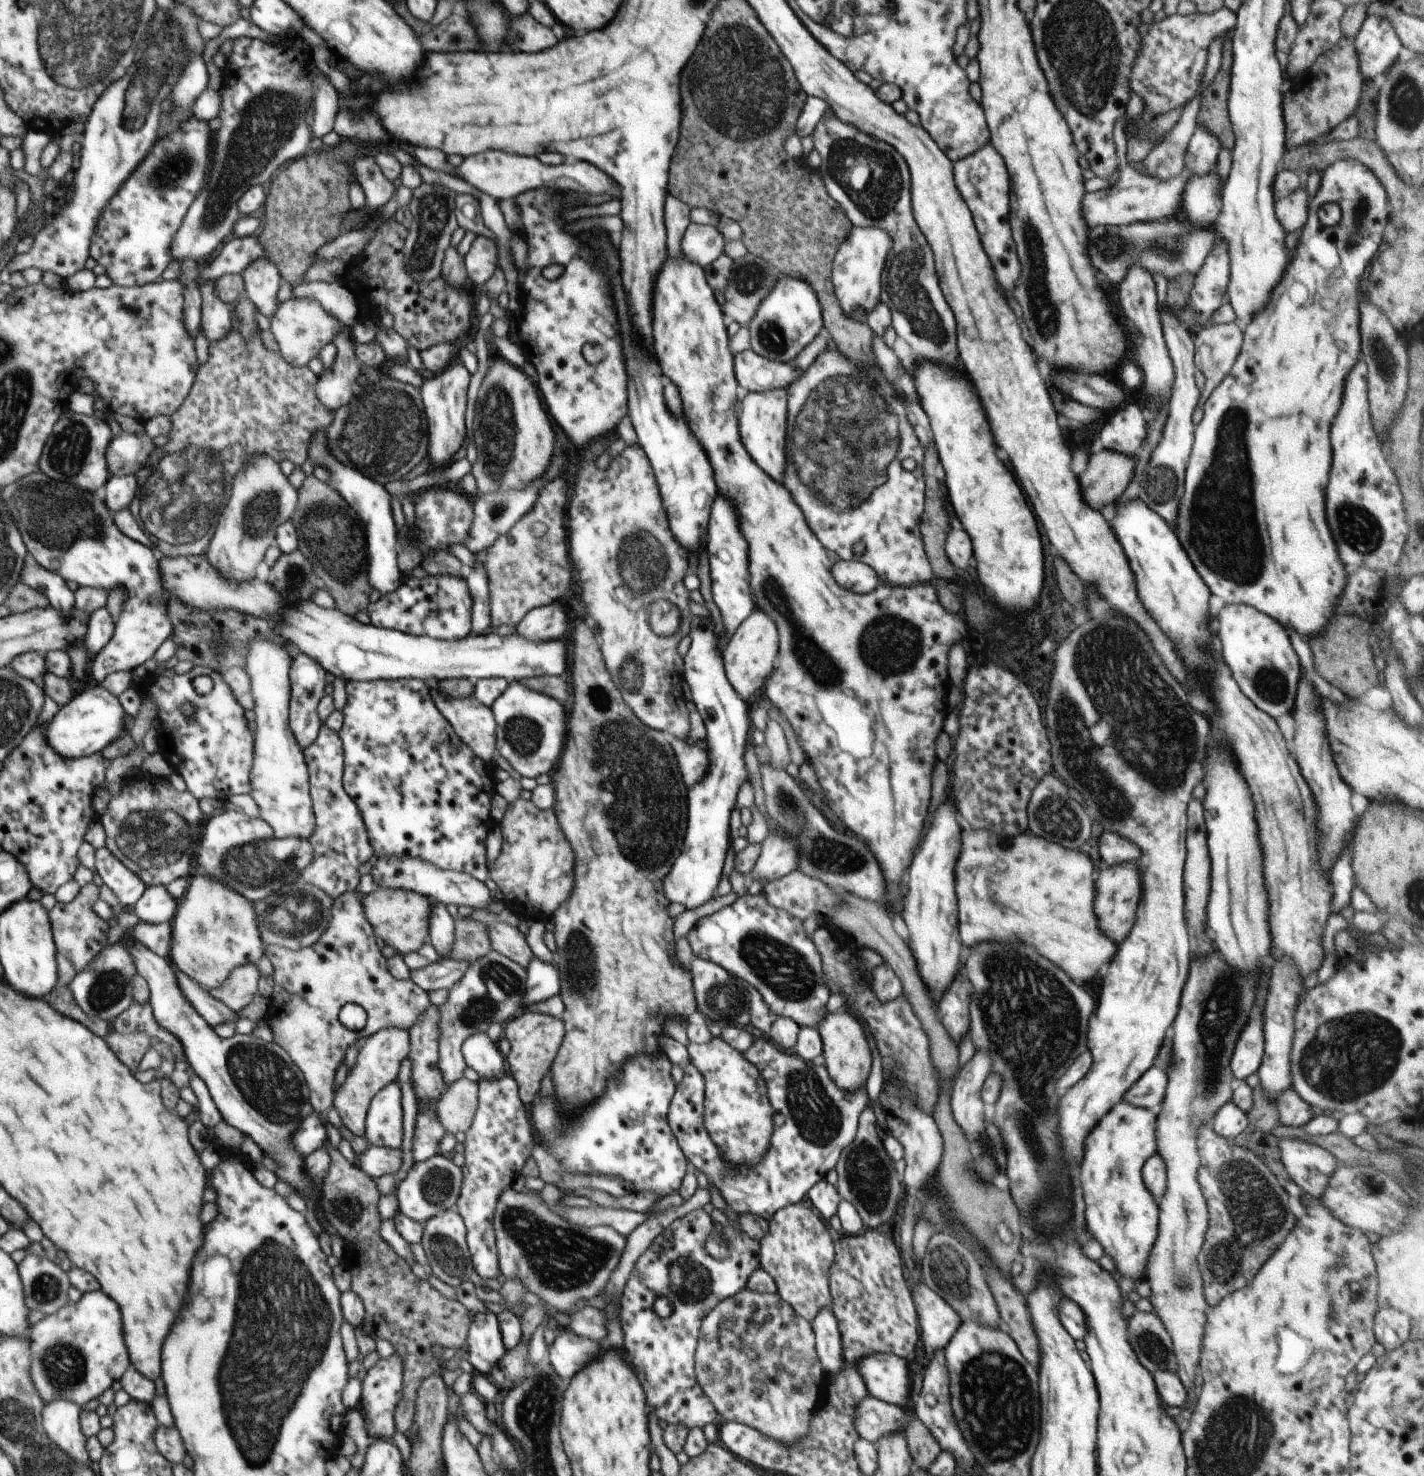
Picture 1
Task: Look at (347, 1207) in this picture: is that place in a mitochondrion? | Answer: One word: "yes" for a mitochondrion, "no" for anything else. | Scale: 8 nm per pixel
yes

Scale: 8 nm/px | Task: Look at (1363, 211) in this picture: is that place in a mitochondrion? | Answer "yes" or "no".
yes

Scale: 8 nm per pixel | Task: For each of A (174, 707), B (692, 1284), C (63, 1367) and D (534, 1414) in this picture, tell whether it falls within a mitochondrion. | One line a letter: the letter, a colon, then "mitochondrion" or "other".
A: other
B: mitochondrion
C: mitochondrion
D: mitochondrion

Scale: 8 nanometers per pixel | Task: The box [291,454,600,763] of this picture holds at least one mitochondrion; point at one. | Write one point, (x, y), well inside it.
(333, 534)

